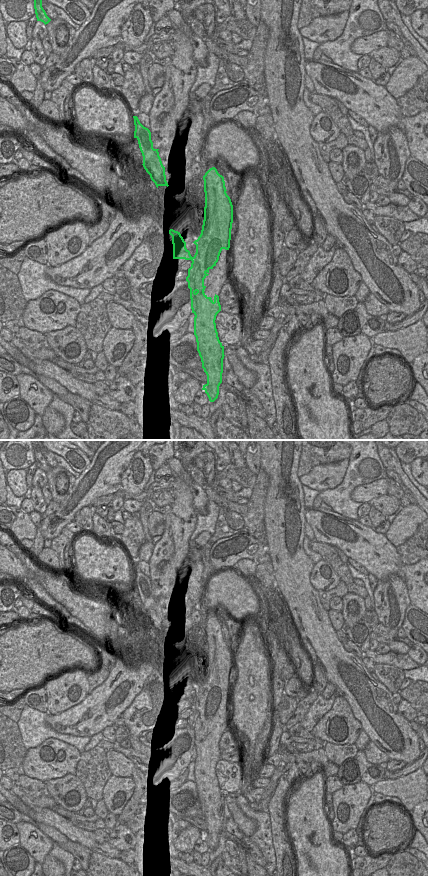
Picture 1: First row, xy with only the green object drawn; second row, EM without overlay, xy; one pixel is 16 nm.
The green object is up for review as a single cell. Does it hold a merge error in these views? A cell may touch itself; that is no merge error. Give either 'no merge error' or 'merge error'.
merge error

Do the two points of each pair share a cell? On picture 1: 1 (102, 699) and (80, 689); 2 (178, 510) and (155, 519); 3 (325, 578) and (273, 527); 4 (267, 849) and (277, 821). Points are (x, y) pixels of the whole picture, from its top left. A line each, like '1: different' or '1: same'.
1: different
2: different
3: different
4: different

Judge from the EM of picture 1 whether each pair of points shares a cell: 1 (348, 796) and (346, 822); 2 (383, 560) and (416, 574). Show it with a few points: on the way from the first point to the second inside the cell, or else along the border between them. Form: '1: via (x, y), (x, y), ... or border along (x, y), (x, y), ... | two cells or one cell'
1: via (348, 802), (346, 816) | one cell
2: border along (402, 565), (401, 569), (404, 578) | two cells

